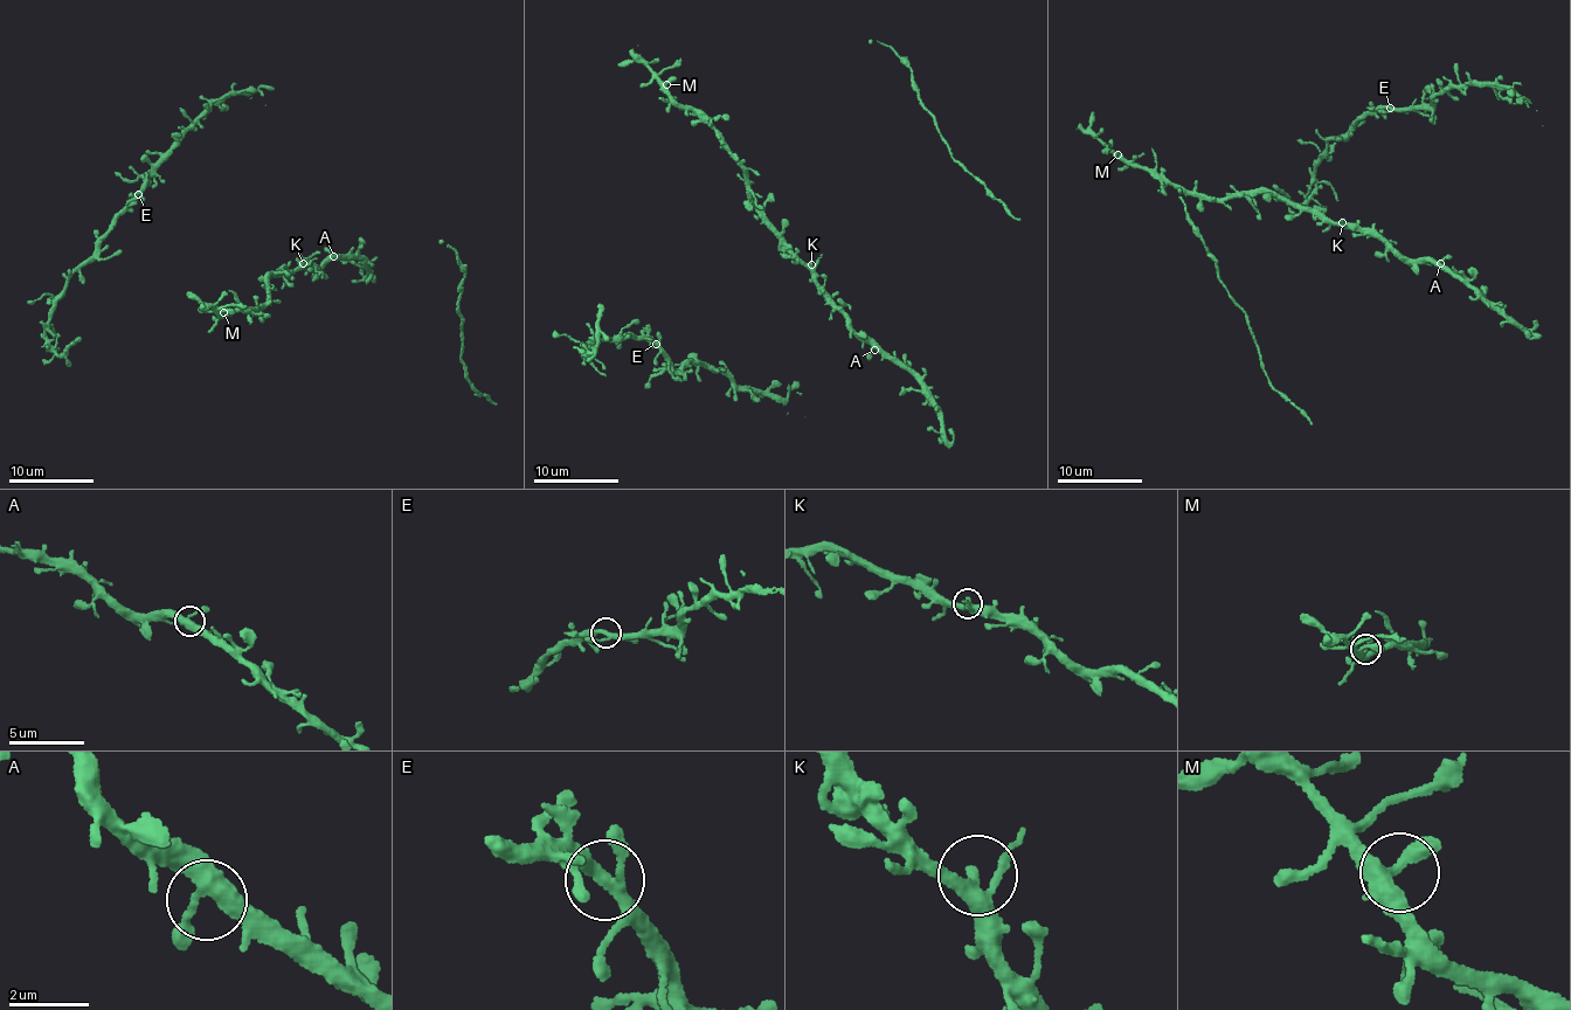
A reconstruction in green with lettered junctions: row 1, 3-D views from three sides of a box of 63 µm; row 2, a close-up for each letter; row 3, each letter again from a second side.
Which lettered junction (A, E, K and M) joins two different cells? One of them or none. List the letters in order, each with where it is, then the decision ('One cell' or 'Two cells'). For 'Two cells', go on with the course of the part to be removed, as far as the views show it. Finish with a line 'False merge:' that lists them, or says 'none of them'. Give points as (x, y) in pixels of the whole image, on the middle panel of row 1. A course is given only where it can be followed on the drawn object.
A: Place: (874, 350). One cell
E: Place: (656, 344). One cell
K: Place: (811, 264). One cell
M: Place: (666, 84). One cell
False merge: none of them

